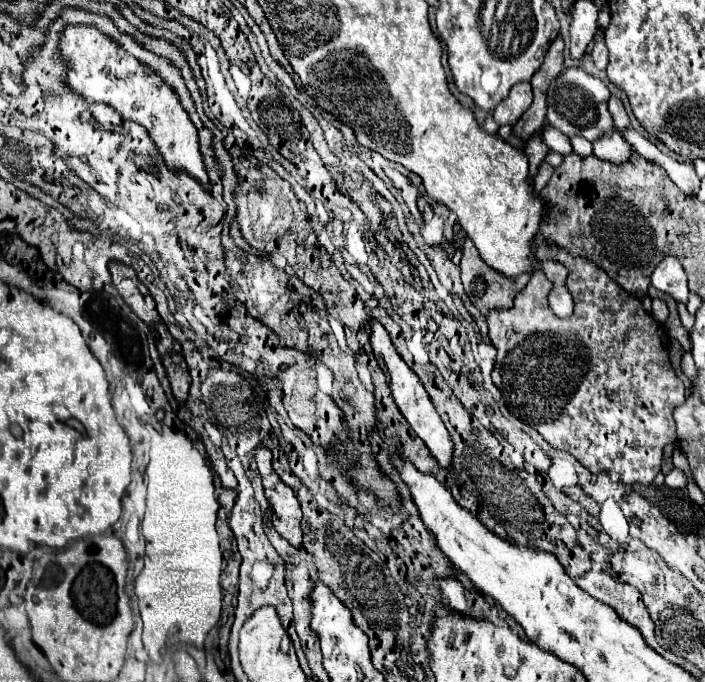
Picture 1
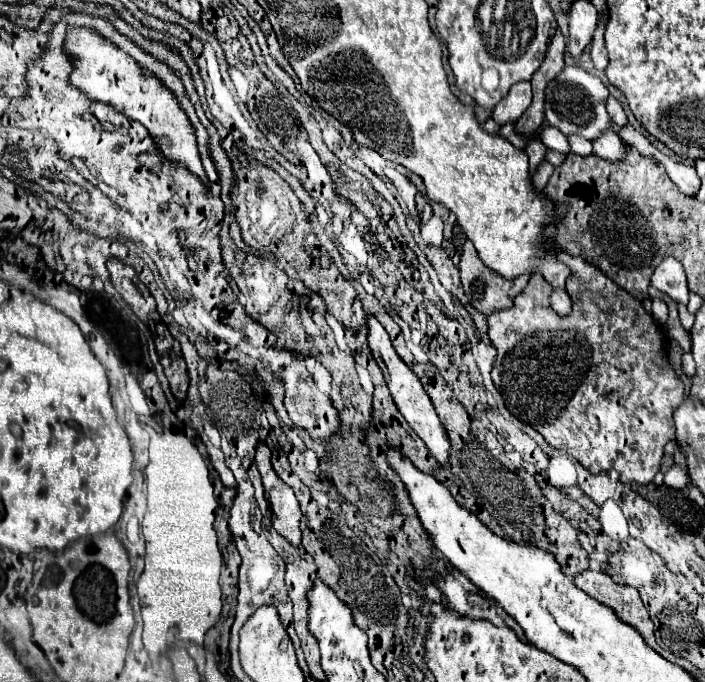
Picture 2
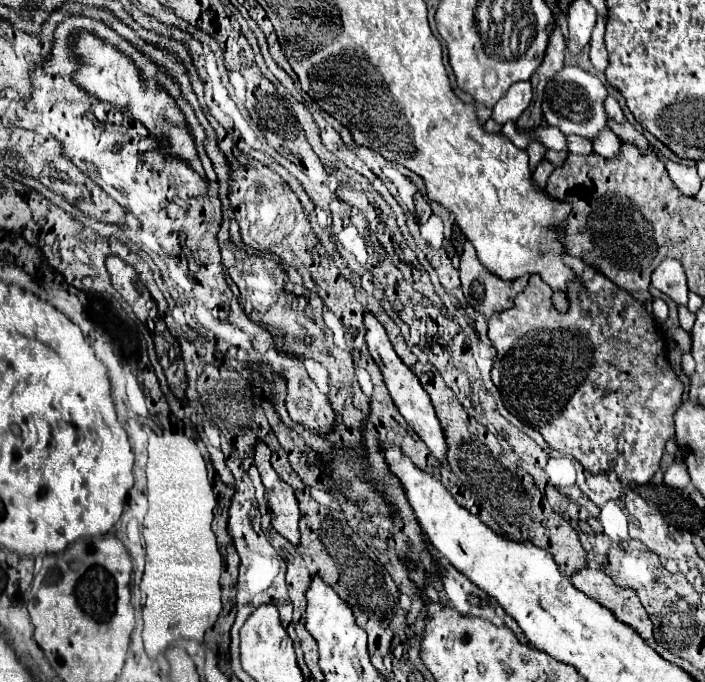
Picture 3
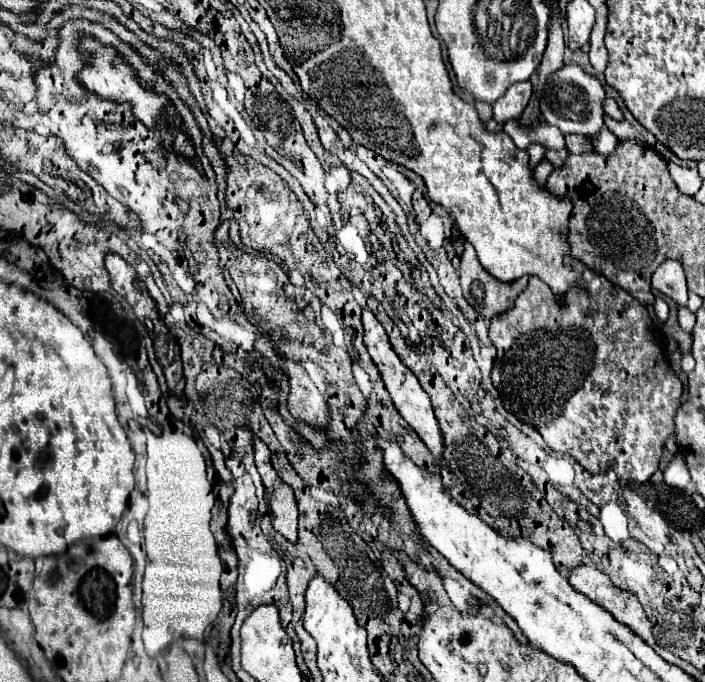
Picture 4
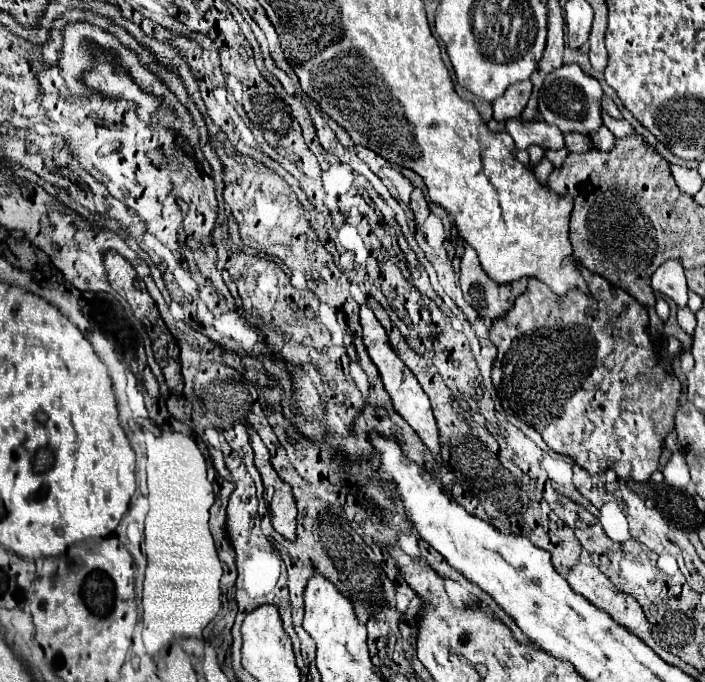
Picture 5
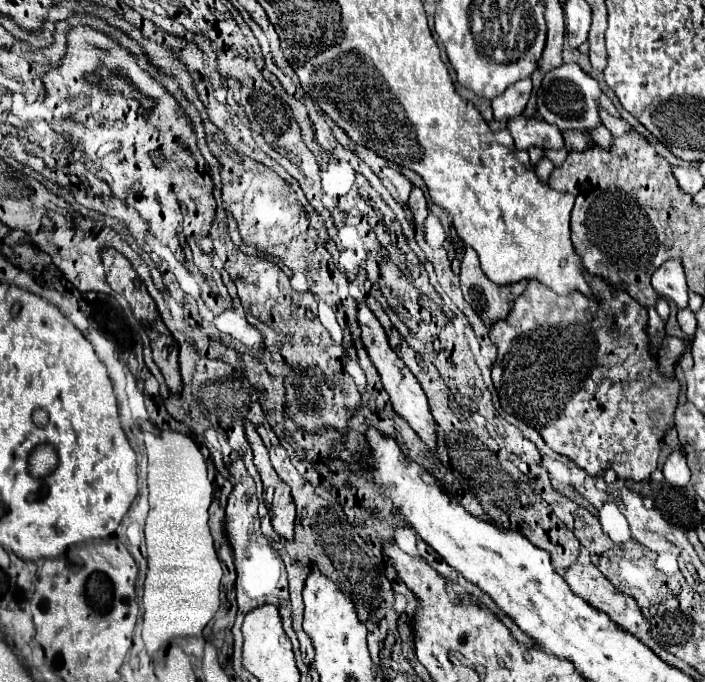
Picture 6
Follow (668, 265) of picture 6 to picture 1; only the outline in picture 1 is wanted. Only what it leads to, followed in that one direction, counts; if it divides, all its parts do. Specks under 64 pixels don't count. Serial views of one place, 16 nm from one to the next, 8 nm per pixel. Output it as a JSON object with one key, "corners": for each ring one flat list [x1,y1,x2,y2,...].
{"corners":[[666,256,656,270,652,272,652,286,660,292,674,296,680,302,688,302,688,284,686,274,676,256]]}

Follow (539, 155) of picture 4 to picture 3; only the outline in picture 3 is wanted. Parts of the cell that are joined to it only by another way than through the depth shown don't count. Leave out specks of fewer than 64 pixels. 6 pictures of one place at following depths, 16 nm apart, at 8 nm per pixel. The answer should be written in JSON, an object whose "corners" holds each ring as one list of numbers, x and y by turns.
{"corners":[[532,140,532,142,528,144,526,152,528,152,528,156,530,156,530,170,534,172,534,170,536,170,536,166,544,160,546,146,544,146,544,144,540,144,540,142,536,142,536,140]]}

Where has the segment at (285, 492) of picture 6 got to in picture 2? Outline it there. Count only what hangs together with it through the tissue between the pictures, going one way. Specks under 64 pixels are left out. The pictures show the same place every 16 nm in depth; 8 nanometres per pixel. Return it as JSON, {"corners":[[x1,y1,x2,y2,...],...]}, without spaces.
{"corners":[[258,444,256,448,256,466,262,476,262,484,266,490,266,500,272,510,272,526,278,534,282,534,292,546,300,546,302,530,300,530,300,504,288,484,284,484,272,468,272,452,268,446]]}

